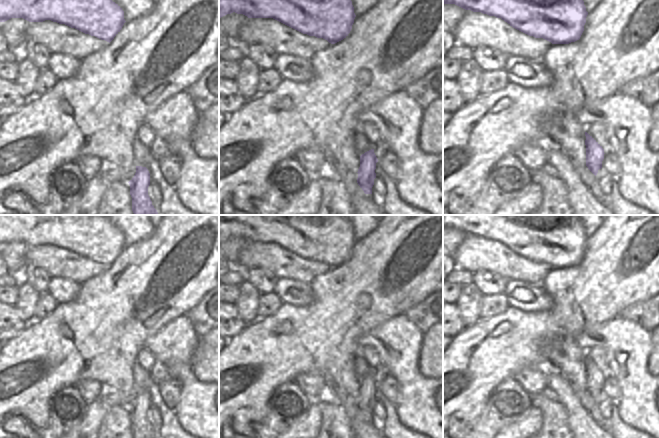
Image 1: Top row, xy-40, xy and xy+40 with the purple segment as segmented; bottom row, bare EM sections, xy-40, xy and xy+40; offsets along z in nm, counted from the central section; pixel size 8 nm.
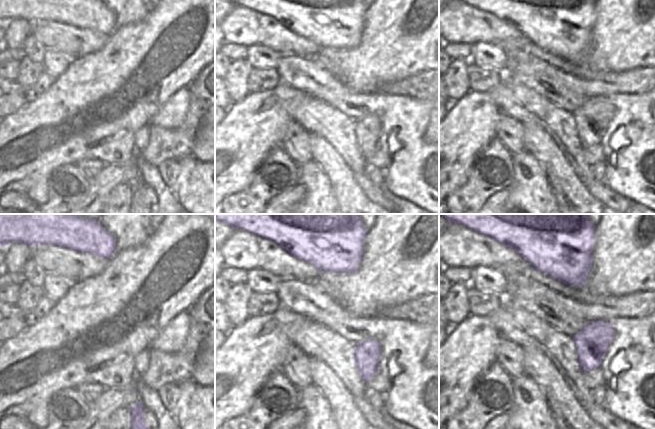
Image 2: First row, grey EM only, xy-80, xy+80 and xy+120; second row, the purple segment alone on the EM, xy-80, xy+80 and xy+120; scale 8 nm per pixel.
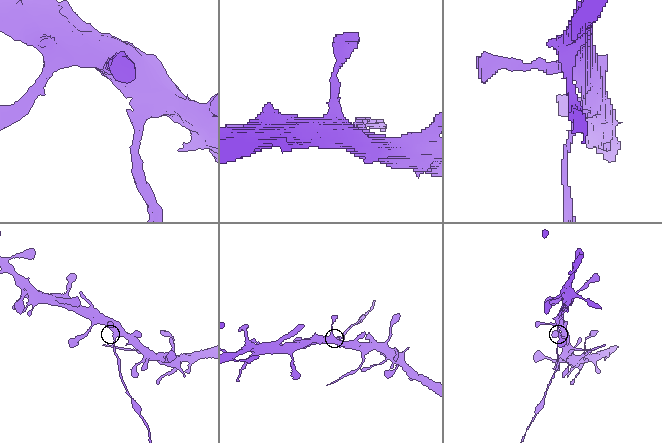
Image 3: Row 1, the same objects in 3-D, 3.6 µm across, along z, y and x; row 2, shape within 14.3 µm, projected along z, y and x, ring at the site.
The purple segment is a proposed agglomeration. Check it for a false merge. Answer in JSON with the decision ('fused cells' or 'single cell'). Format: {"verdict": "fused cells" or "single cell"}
{"verdict": "fused cells"}

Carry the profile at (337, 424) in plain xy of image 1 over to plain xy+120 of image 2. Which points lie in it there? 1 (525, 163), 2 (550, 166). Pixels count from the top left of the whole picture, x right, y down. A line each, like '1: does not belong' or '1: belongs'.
1: belongs
2: does not belong

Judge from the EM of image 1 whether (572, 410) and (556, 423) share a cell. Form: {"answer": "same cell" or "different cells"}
{"answer": "different cells"}

